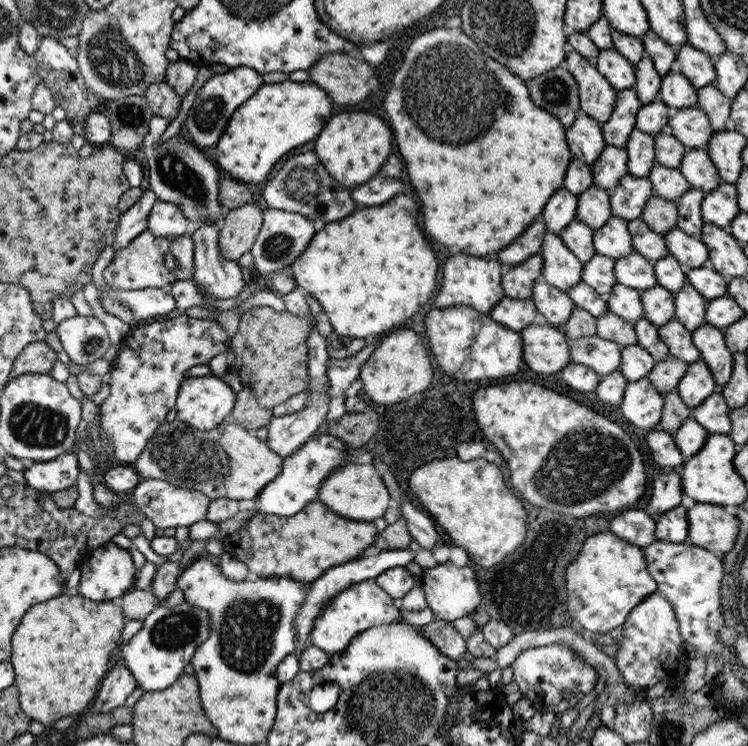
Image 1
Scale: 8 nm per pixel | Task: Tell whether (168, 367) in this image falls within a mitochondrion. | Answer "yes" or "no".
no

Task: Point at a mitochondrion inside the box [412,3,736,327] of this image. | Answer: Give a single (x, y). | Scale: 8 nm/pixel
(554, 91)

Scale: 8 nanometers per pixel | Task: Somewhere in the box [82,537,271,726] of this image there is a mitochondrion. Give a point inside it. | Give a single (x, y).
(171, 633)

